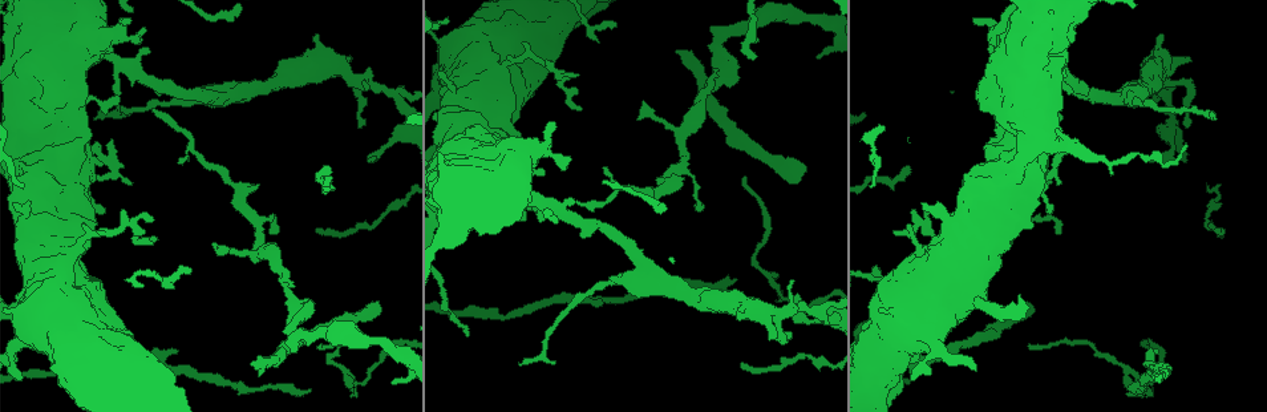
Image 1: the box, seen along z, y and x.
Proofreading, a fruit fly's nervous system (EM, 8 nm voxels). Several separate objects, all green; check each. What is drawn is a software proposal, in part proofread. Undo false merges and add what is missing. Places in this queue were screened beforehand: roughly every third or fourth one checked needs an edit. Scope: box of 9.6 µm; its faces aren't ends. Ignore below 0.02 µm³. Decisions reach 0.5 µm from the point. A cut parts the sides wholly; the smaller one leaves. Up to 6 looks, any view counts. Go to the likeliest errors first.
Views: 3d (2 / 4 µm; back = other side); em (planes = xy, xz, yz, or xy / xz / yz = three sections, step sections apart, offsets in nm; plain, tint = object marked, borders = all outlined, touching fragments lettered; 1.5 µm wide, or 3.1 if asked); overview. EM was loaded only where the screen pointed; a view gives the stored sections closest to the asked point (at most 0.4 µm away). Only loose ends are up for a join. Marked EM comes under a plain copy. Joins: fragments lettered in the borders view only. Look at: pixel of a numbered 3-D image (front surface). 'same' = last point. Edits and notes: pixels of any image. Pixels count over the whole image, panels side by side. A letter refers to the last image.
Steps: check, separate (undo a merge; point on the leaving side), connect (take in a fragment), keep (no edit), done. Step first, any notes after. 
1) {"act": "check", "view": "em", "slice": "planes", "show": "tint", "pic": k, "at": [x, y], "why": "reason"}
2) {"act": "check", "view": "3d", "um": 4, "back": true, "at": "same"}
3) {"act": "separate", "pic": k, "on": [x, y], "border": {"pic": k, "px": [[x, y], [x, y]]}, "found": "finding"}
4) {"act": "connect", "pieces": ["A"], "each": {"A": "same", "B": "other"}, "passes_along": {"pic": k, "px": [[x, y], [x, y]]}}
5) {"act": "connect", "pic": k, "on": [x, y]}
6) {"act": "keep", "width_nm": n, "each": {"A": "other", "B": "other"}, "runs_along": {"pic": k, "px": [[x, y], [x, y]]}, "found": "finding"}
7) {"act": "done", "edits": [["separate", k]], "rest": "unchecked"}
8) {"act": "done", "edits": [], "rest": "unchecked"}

{"act": "check", "view": "em", "slice": "planes", "show": "tint", "pic": 1, "at": [1190, 59], "why": "stops while still wide"}

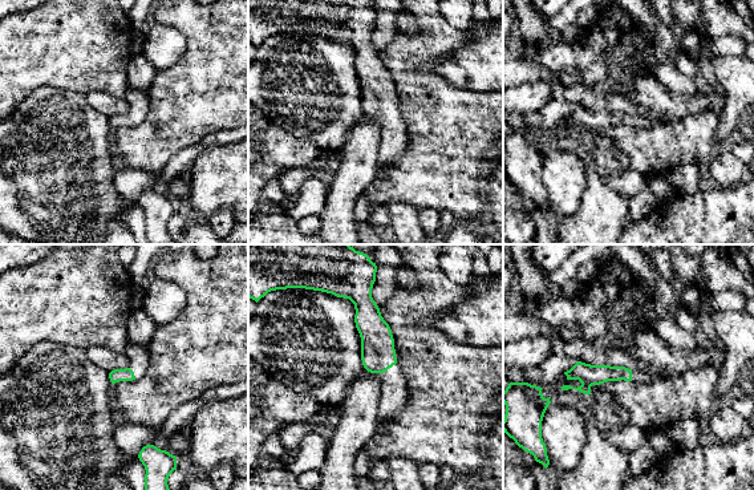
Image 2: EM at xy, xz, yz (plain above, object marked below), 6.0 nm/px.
{"act": "check", "view": "em", "slice": "planes", "show": "borders", "at": "same", "why": "see the neighbours"}

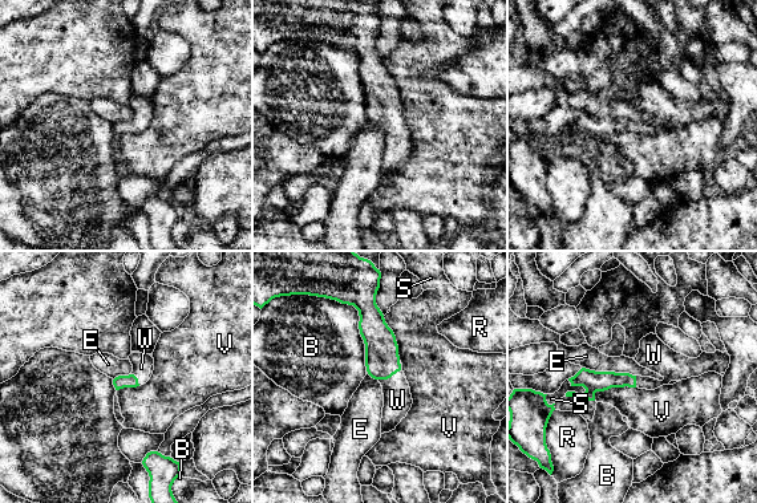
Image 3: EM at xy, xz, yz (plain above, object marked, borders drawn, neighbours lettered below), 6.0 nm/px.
{"act": "connect", "pieces": ["W"], "longest_contact_nm": ["B", 480], "each": {"B": "other", "E": "other", "R": "other", "S": "other", "V": "other", "W": "same"}, "found": "the cell continues"}

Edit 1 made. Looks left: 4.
{"act": "check", "view": "overview"}

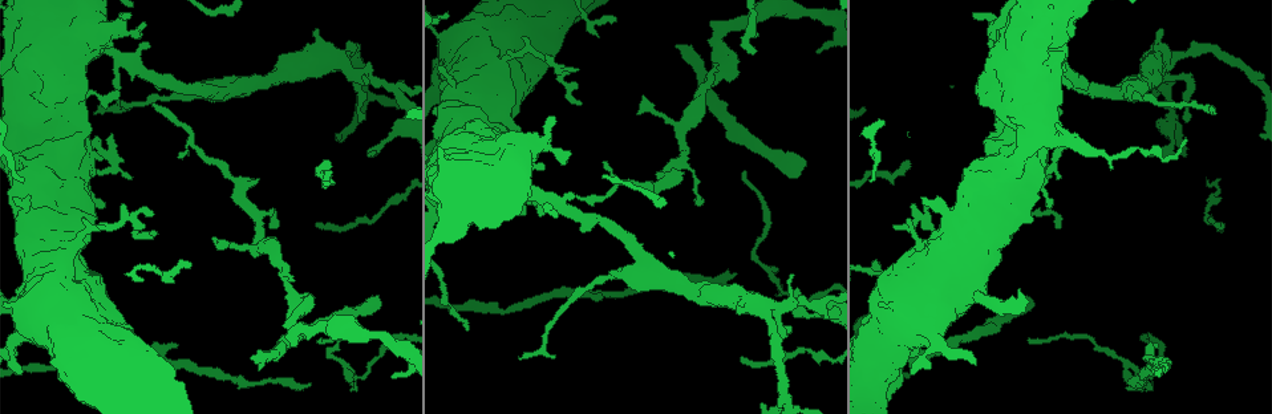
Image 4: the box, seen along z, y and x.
{"act": "check", "view": "3d", "um": 2, "pic": 4, "at": [1145, 390], "why": "free end"}

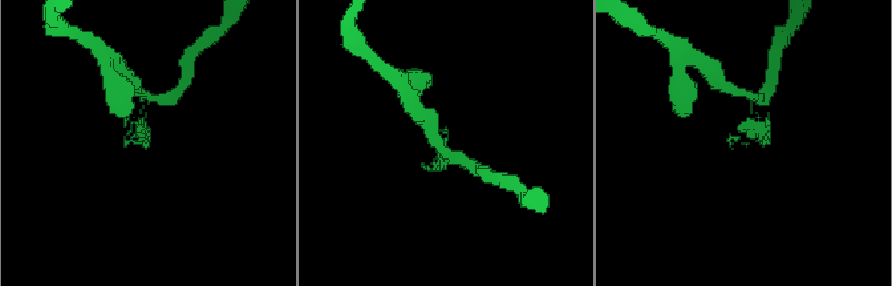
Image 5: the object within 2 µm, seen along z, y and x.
{"act": "check", "view": "em", "slice": "planes", "show": "tint", "pic": 5, "at": [144, 141]}

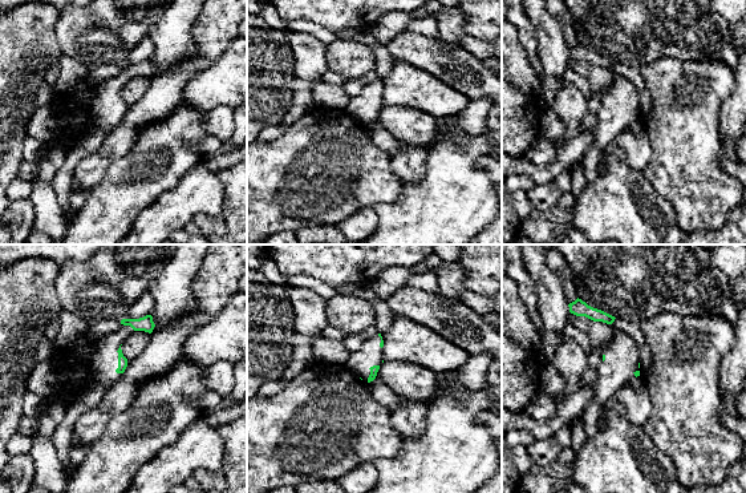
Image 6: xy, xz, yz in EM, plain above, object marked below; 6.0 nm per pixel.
{"act": "check", "view": "em", "slice": "planes", "show": "borders", "at": "same"}

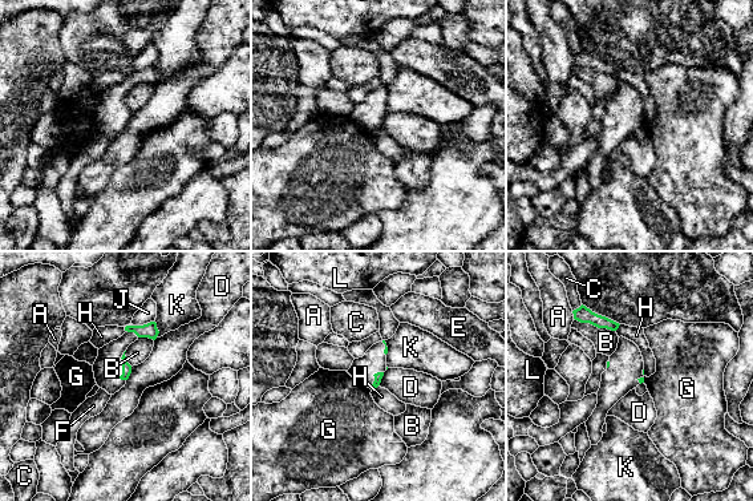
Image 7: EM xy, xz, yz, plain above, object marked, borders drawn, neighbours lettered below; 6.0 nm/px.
{"act": "keep", "longest_contact_nm": ["B", 260], "each": {"A": "other", "B": "other", "C": "other", "D": "other", "E": "other", "F": "other", "G": "other", "H": "other", "J": "other", "K": "other", "L": "other"}, "border": {"pic": 7, "px": [[154, 320], [158, 328], [157, 336]]}, "found": "no lettered fragment goes on from it"}

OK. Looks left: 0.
{"act": "done", "edits": [["connect", 3]], "rest": "unchecked"}

